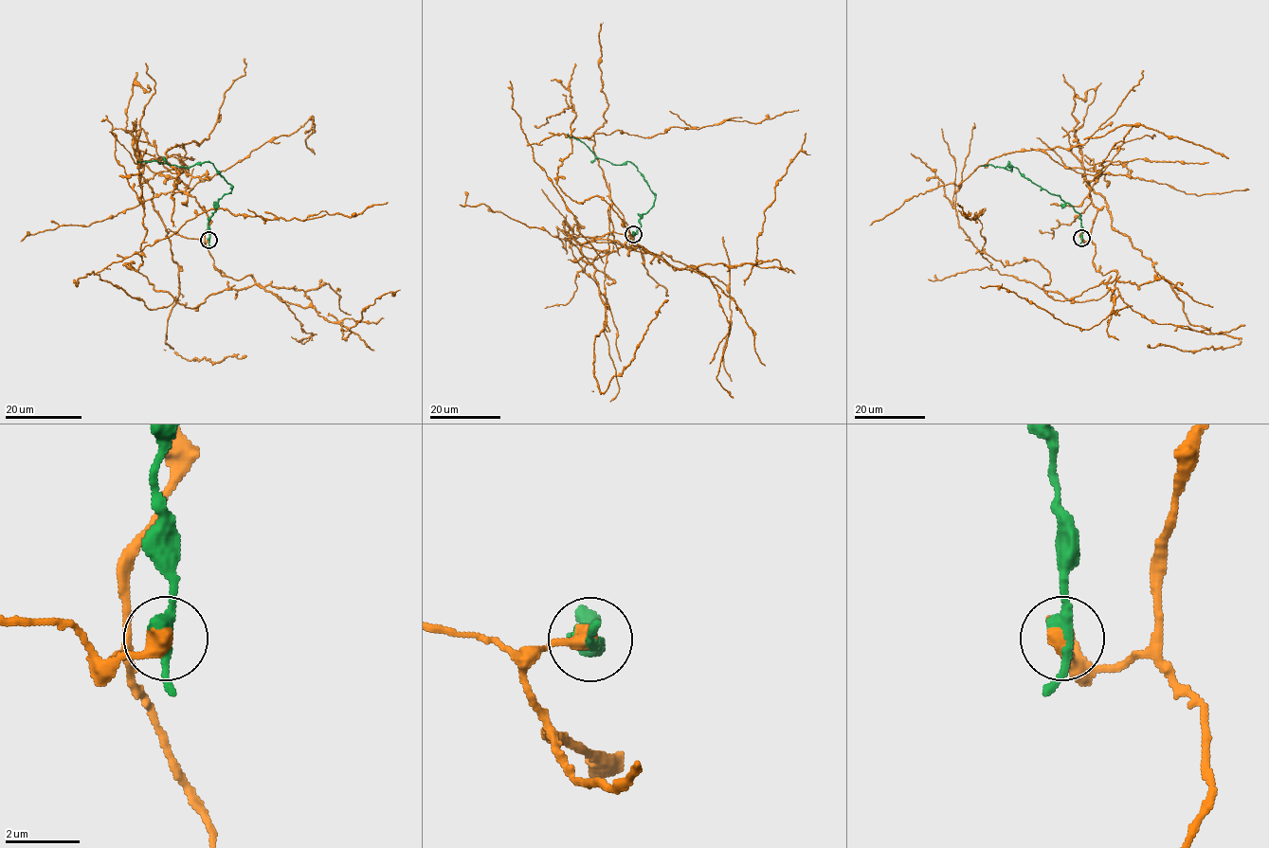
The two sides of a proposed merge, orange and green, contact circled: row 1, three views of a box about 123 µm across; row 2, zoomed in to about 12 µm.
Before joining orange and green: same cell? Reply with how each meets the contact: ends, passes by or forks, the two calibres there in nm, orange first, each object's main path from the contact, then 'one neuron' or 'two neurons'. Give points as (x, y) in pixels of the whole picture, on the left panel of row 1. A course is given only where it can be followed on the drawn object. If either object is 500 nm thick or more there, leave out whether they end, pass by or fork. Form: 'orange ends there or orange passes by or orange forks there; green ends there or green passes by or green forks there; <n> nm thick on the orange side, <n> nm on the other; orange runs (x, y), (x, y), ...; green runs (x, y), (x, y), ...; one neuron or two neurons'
orange ends there; green passes by; 480 nm thick on the orange side, 280 nm on the other; orange runs (208, 241), (223, 276), (255, 283), (186, 307), (126, 263), (205, 210), (305, 220), (388, 202); green runs (208, 241), (208, 220), (217, 208), (215, 202), (232, 189), (213, 164), (185, 168), (154, 160), (137, 161); two neurons

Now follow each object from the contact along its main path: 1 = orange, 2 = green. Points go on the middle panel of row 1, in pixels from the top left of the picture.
1: (634, 234), (633, 247), (676, 268), (597, 196), (577, 203), (561, 190), (569, 135), (651, 137), (799, 109)
2: (634, 234), (655, 194), (629, 161), (620, 165), (597, 158), (568, 133)

